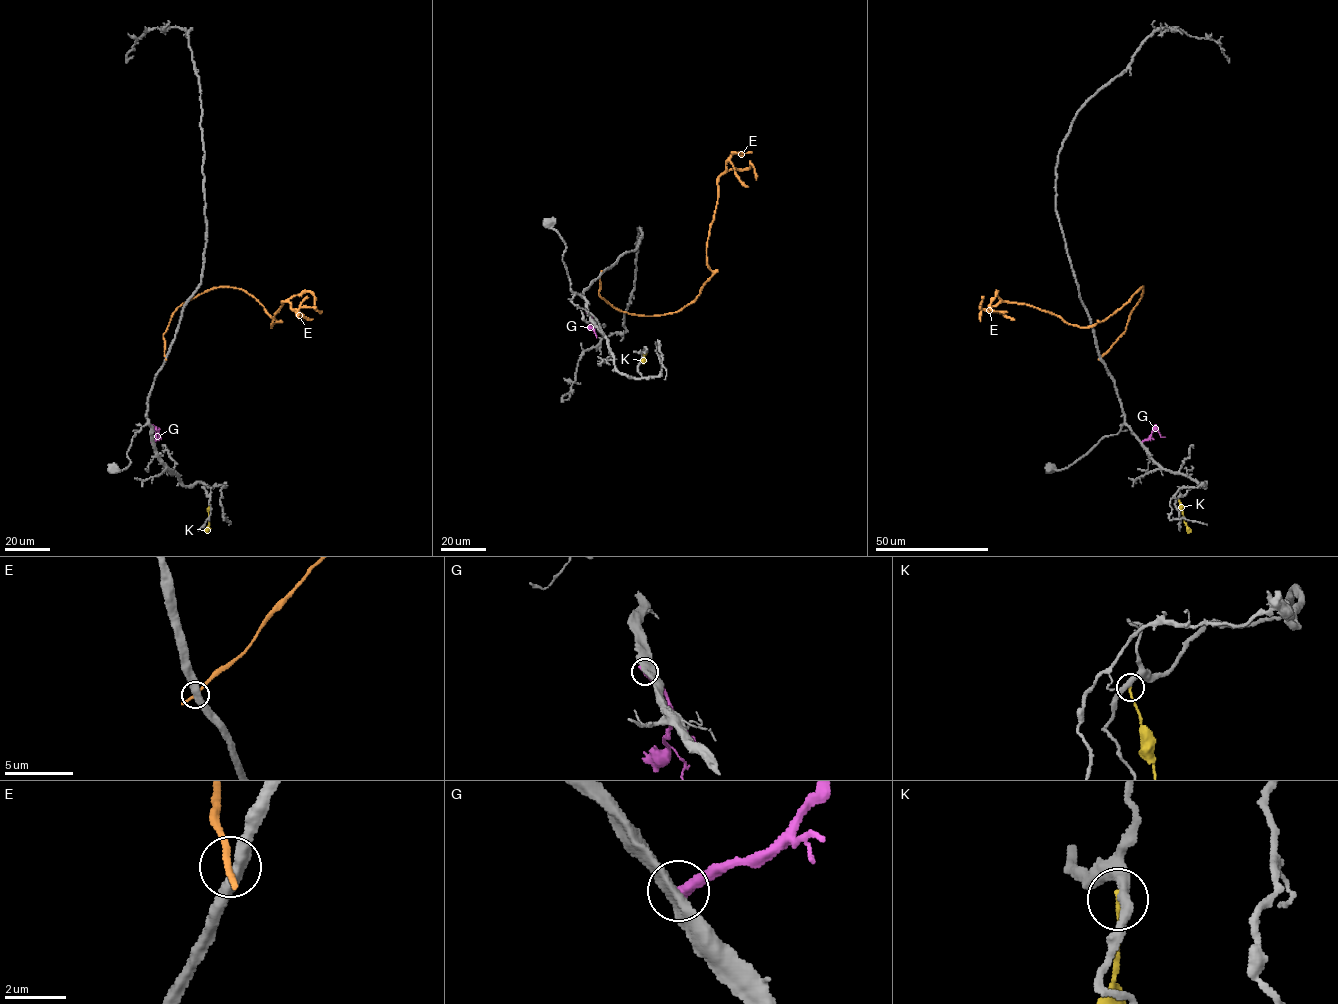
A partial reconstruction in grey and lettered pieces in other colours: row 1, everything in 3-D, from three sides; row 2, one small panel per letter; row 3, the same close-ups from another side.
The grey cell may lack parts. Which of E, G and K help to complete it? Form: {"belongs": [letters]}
{"belongs": []}

